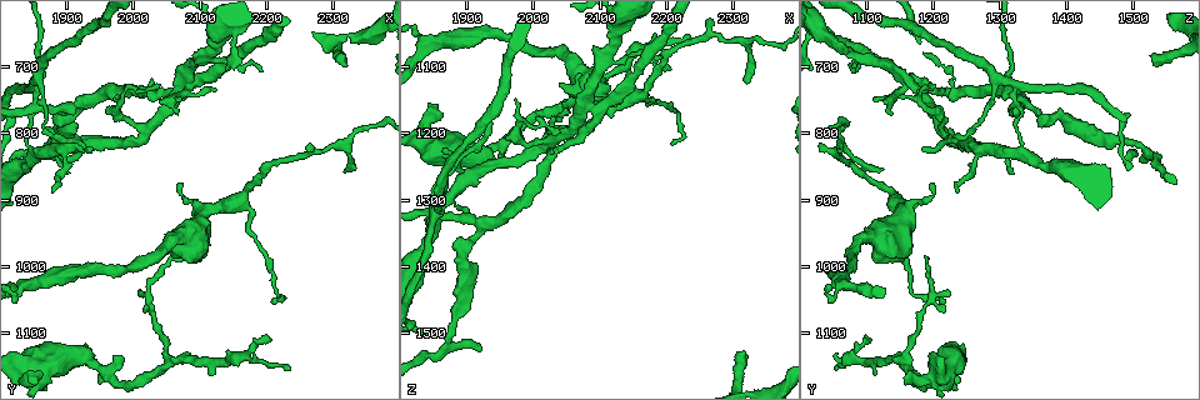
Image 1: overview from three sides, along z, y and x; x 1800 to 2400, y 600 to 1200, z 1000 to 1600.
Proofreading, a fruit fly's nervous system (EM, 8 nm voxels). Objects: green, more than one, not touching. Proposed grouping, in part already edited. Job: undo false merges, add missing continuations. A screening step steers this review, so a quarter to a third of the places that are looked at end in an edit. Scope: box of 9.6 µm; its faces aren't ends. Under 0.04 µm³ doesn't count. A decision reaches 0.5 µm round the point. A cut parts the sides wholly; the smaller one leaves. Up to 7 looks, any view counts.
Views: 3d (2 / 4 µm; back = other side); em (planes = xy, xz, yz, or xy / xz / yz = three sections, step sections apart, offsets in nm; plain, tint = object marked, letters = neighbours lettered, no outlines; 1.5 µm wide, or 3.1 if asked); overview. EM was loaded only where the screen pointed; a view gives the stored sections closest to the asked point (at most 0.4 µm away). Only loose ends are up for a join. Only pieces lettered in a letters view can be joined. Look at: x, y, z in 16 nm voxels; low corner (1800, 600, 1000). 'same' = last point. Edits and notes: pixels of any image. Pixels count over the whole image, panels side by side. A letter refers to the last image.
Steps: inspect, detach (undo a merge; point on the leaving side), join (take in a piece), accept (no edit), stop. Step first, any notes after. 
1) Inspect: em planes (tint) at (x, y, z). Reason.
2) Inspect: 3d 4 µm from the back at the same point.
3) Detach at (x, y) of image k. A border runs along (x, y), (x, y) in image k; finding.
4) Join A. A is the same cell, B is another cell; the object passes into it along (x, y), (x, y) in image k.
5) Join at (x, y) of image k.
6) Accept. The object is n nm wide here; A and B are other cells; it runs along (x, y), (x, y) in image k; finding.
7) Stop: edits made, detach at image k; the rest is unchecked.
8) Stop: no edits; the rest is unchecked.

Inspect: 3d 2 µm from the back at (2055, 1145, 1155). Arms part here.

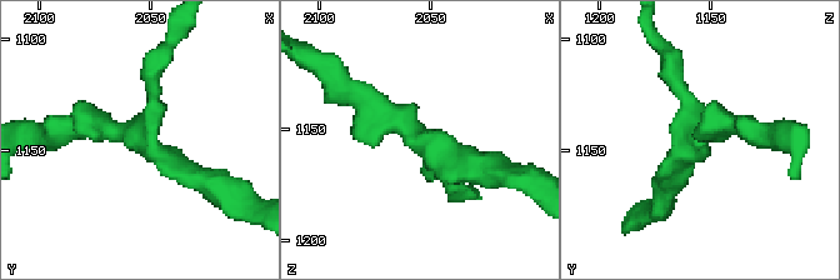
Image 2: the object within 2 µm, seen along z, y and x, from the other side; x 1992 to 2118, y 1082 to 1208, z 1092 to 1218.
Inspect: em xy step 4 (tint) at (2054, 1145, 1158).

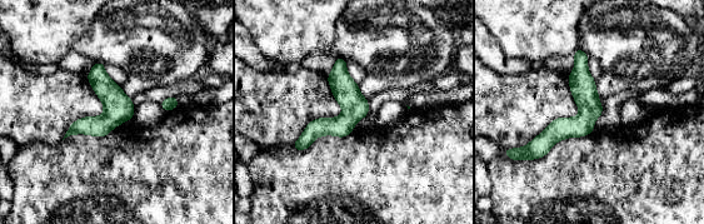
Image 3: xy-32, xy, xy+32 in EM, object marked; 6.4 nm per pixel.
Inspect: em planes (letters) at the same point. Cut it another way.

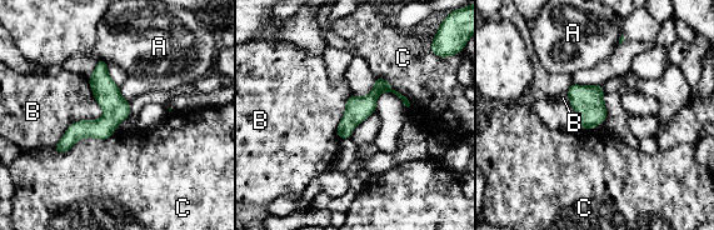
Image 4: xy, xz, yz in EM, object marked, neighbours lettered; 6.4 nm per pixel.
Accept. A, B and C are other cells; it runs along (101, 64), (108, 116), (59, 149) in image 4; all the same neuron.

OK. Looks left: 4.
Inspect: 3d 2 µm at (2235, 1155, 1055).

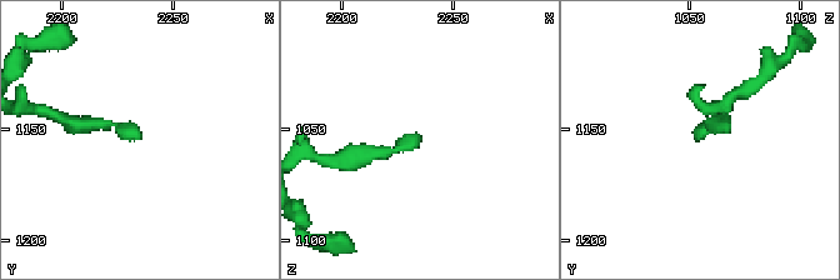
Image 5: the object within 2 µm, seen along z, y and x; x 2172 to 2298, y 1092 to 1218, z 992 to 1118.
Inspect: em planes (letters) at (2233, 1153, 1053). Need the tissue.

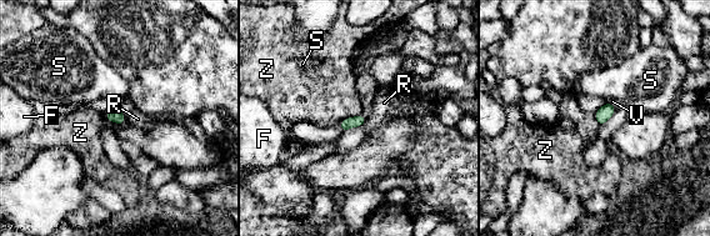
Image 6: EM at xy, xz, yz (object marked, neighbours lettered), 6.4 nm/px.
Accept. F, R, S, V and Z are other cells; a border runs along (360, 114), (339, 122) in image 6; no lettered piece goes on from it.

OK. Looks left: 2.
Inspect: em planes (letters) at (1870, 795, 1225).

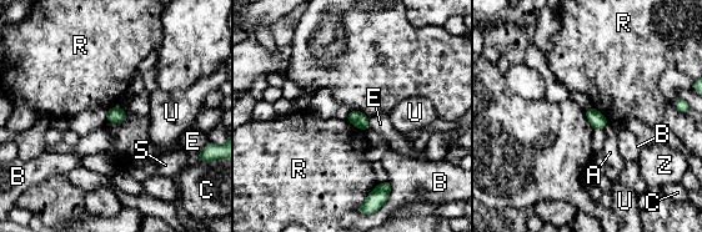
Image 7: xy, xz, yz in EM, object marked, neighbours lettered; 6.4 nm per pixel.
Accept. A, B, C, E, R, S, U and Z are other cells; a border runs along (369, 117), (369, 127), (366, 130) in image 7; no lettered piece goes on from it.

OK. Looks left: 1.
Stop: no edits; the rest is unchecked.

